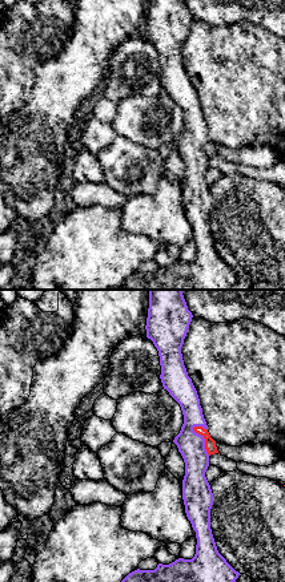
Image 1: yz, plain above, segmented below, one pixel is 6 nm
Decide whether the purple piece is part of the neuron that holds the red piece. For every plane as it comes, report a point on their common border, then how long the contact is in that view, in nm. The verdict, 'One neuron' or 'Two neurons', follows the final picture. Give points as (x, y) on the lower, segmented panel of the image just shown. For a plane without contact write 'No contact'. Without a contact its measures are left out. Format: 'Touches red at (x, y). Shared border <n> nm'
Touches red at (205, 440). Shared border 200 nm

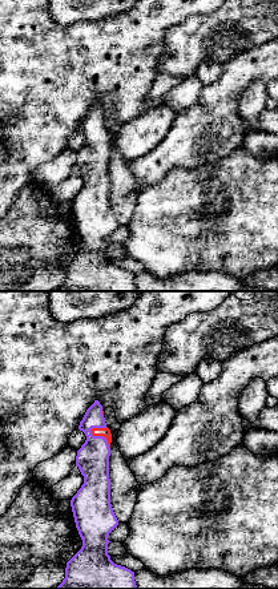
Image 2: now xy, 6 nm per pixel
Touches red at (100, 435). Shared border 170 nm

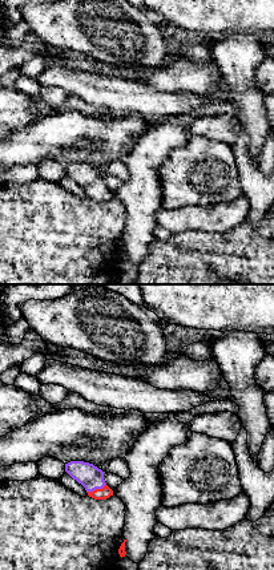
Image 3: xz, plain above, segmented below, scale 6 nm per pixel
Touches red at (96, 489). Shared border 130 nm

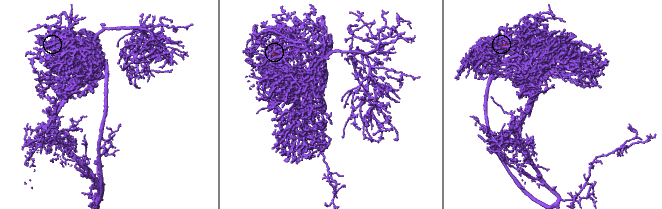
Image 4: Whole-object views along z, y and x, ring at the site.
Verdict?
One neuron

